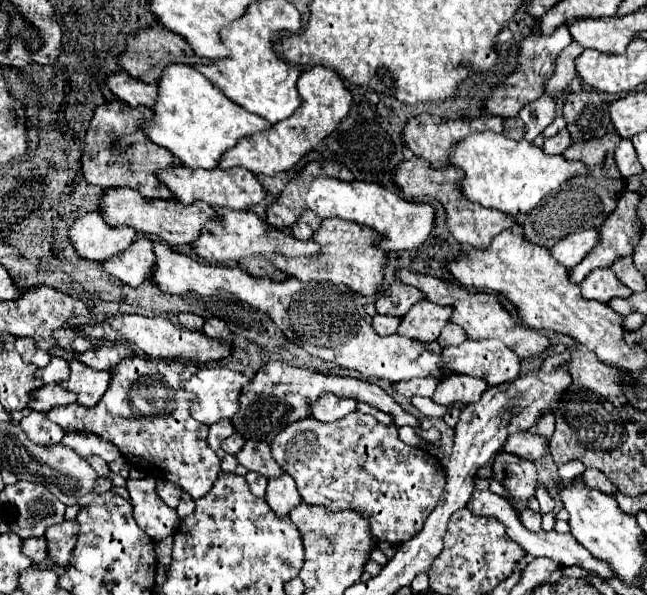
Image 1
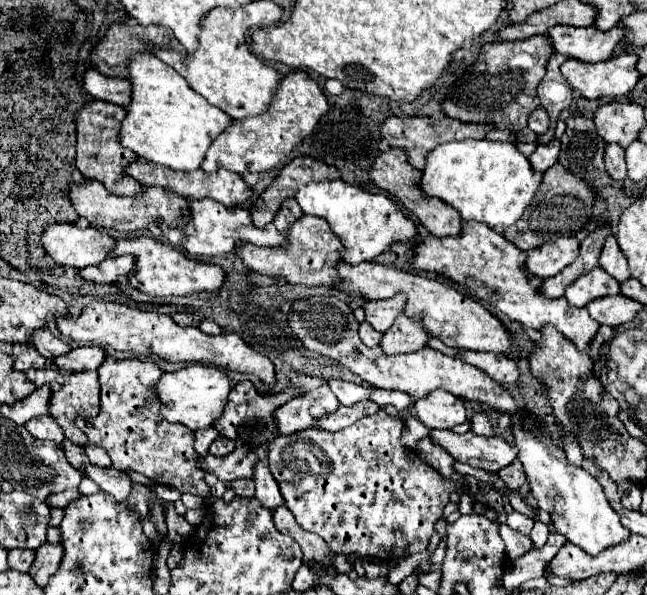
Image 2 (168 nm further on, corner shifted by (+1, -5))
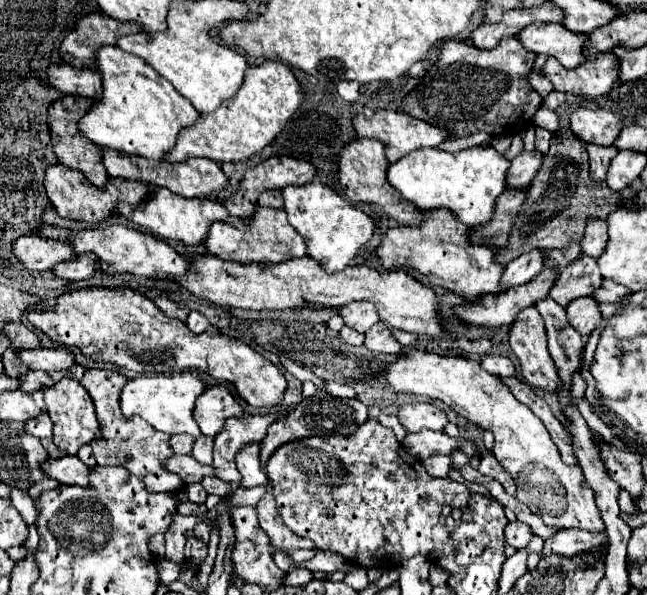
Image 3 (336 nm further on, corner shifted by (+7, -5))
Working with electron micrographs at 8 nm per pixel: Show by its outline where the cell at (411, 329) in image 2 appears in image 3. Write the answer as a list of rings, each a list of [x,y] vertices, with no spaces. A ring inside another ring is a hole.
[[[381,321],[365,333],[365,347],[375,353],[401,353],[403,349],[399,341],[391,335],[387,325],[383,325]]]

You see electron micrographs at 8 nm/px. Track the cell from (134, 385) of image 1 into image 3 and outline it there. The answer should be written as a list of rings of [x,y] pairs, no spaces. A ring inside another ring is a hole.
[[[87,369],[81,379],[81,385],[87,389],[87,393],[93,399],[97,421],[103,433],[101,439],[91,443],[93,455],[99,465],[125,467],[151,493],[179,491],[183,487],[183,481],[179,481],[177,475],[163,471],[163,459],[173,455],[169,447],[169,437],[155,431],[149,423],[143,423],[143,419],[123,419],[123,413],[119,411],[119,391],[123,389],[125,381],[127,379],[123,375],[119,375],[117,371],[109,371],[109,369]]]

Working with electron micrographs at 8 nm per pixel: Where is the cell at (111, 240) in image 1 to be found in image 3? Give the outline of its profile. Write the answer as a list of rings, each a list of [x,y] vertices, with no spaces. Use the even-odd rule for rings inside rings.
[[[35,233],[15,239],[11,247],[13,255],[23,263],[27,271],[47,271],[49,267],[55,267],[55,263],[75,257],[71,245]]]

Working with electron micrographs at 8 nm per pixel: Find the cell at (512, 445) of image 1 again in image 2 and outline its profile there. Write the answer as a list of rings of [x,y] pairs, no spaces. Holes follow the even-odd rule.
[[[433,429],[431,437],[435,443],[447,449],[457,461],[467,463],[475,469],[499,471],[511,465],[517,459],[517,447],[507,443],[503,437],[485,439],[467,431],[465,435],[457,435],[449,429]]]

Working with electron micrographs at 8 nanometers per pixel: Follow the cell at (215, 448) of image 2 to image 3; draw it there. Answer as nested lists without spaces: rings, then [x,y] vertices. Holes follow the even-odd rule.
[[[201,435],[201,439],[197,439],[191,449],[191,457],[203,465],[211,465],[213,463],[213,437]]]

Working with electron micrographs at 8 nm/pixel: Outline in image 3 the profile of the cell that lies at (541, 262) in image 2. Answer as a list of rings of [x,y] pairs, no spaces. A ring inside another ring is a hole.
[[[539,249],[523,253],[505,265],[501,275],[501,289],[505,291],[509,287],[523,285],[529,279],[533,279],[541,269],[543,269],[543,253]]]

